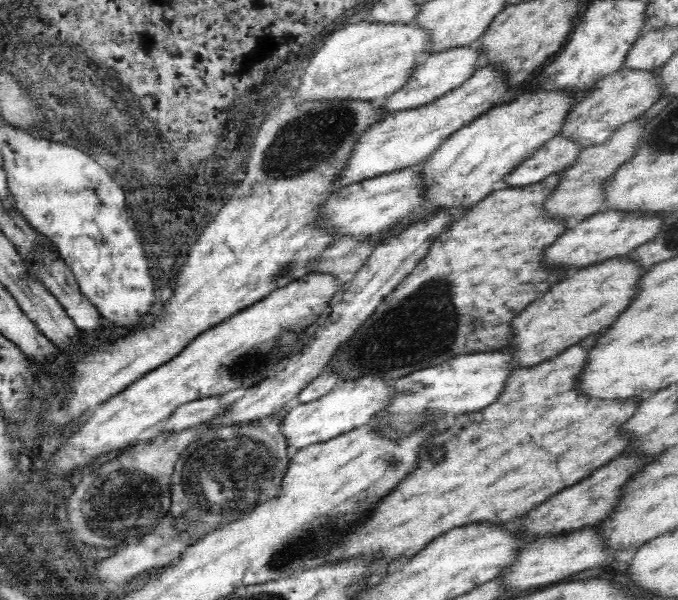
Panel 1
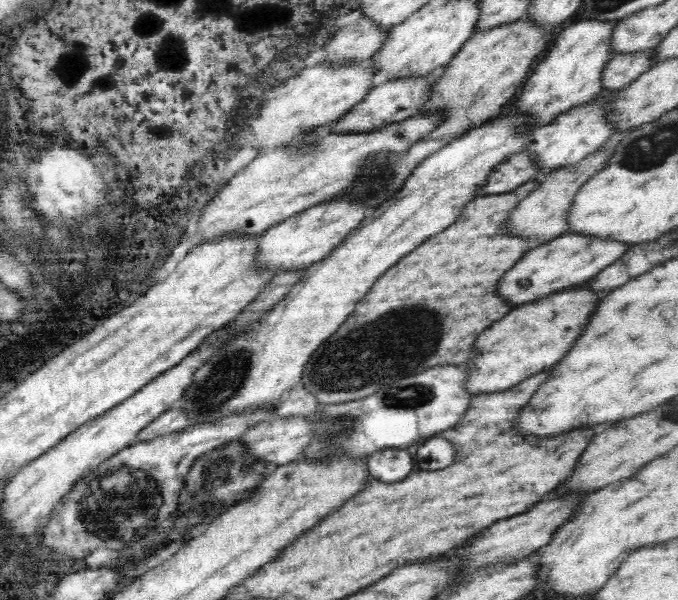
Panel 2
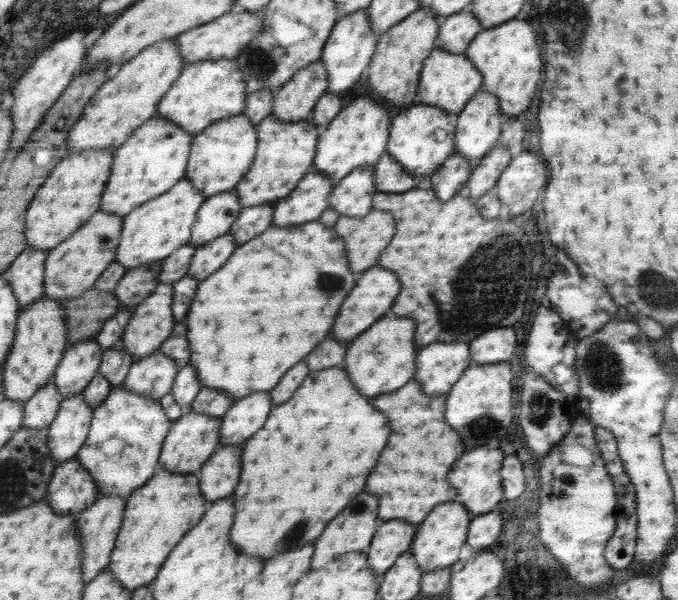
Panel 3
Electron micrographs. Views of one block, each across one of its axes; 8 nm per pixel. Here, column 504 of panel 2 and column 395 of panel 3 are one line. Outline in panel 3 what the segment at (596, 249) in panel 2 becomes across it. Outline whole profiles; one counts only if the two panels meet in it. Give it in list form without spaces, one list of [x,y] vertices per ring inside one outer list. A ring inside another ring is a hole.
[[[382,266],[368,268],[366,272],[360,274],[360,278],[356,278],[356,286],[350,290],[348,298],[344,300],[330,336],[339,341],[350,342],[364,330],[368,330],[372,322],[376,322],[382,314],[386,314],[392,308],[398,292],[400,292],[400,282],[394,272],[390,272]]]

